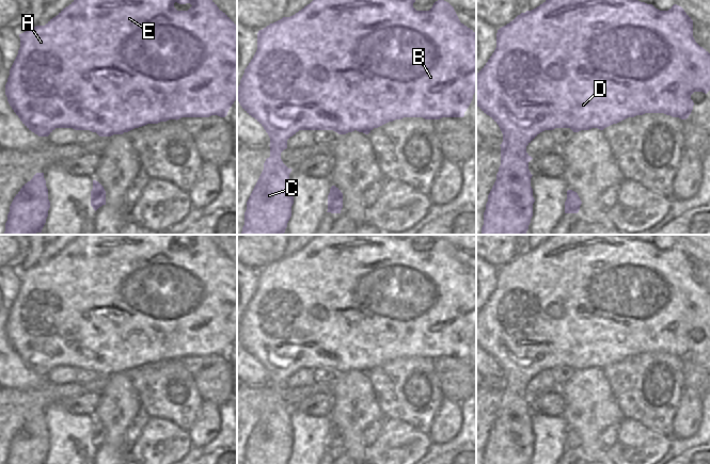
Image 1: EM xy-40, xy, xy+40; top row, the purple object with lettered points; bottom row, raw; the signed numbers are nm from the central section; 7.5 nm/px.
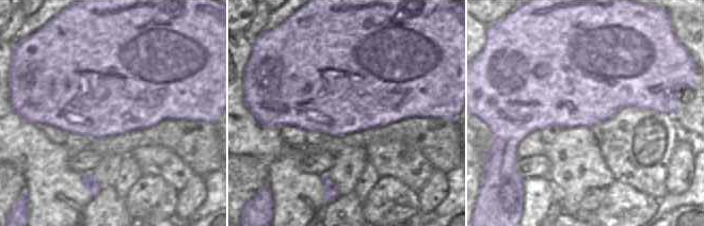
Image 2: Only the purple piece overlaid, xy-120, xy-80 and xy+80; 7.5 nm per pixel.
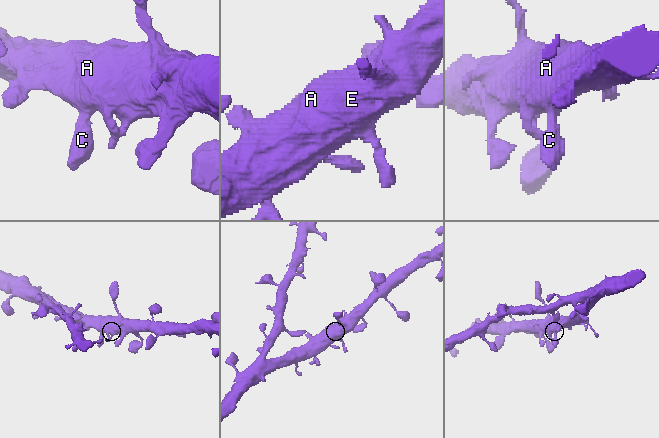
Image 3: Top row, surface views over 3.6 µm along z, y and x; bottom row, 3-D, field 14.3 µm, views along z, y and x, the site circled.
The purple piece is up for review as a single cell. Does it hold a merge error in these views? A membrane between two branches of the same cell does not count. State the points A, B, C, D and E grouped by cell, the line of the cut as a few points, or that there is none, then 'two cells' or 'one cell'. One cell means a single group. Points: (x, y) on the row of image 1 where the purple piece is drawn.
A B C D E | no cut | one cell

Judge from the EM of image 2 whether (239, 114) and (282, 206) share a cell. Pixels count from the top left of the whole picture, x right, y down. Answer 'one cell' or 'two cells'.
one cell

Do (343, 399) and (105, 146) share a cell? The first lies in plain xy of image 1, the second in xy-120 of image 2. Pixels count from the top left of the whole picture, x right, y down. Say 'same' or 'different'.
different

